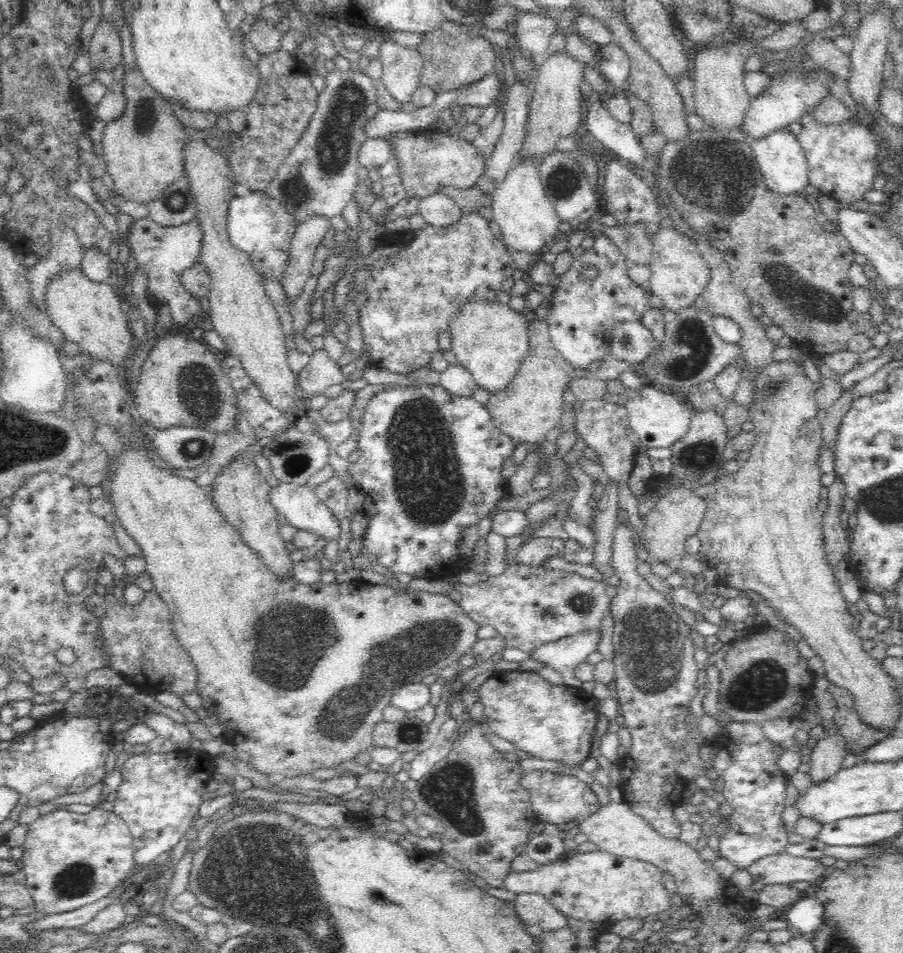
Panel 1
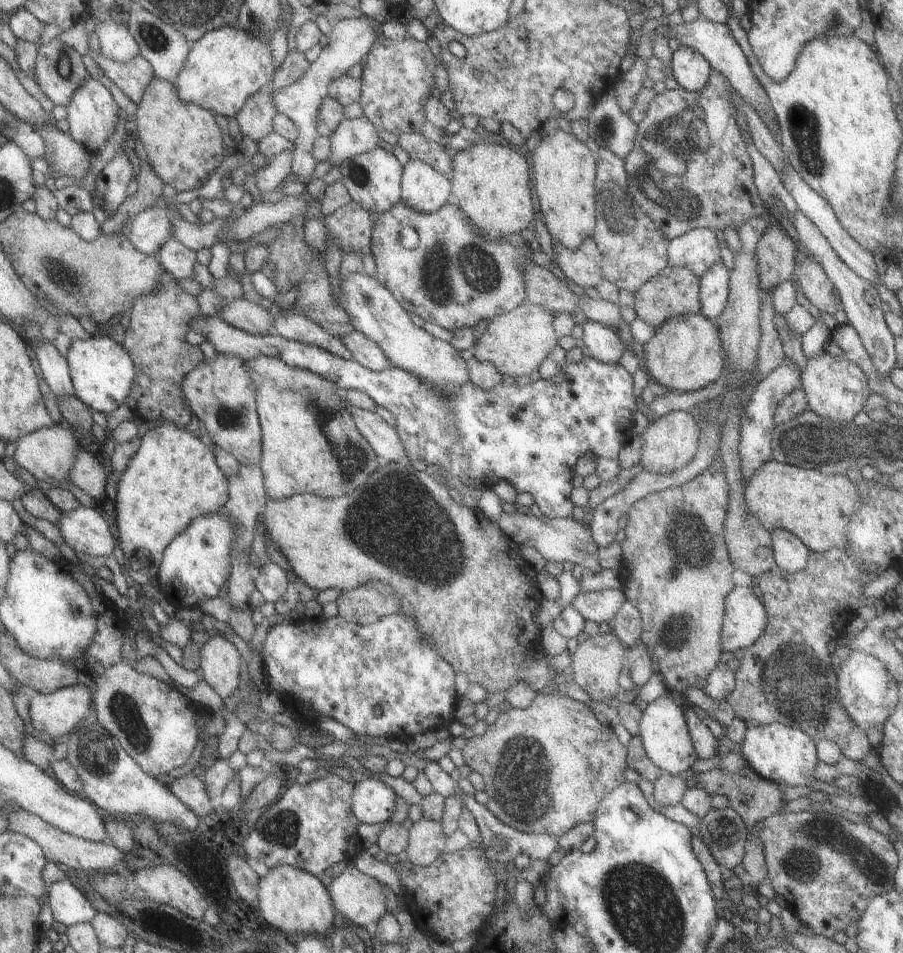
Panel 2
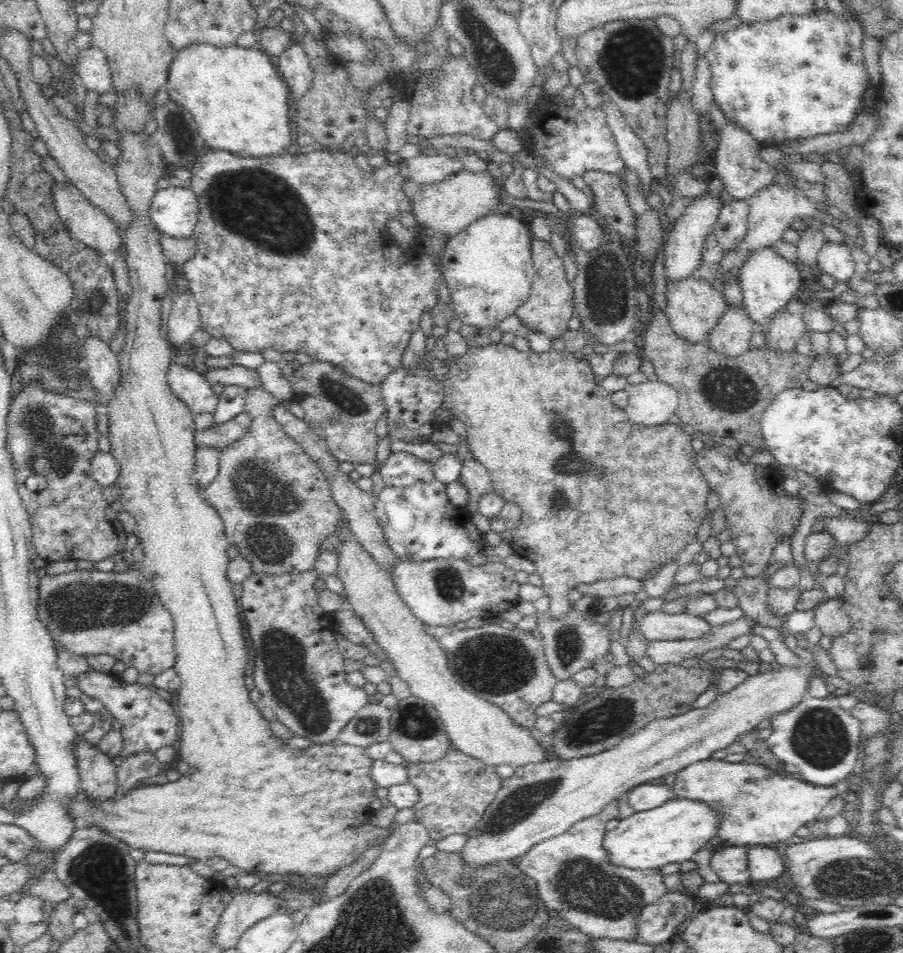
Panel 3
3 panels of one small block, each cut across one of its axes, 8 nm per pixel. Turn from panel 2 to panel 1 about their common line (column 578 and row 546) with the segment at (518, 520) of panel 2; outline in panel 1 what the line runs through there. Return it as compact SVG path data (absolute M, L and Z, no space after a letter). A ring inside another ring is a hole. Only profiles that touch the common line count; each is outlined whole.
M534 537L523 542L515 560L518 564L542 567L545 560L552 556L563 556L565 542L552 537Z

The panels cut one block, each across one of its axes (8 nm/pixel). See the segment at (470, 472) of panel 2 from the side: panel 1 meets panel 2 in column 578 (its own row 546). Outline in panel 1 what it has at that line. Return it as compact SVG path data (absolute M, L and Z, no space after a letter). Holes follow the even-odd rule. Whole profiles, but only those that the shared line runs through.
M422 384L417 387L395 386L392 390L376 393L369 400L361 418L363 421L358 430L359 441L356 450L351 452L346 459L347 468L354 480L355 487L364 495L362 512L368 516L368 525L362 538L359 556L366 558L370 564L384 566L392 573L410 574L412 578L445 577L456 573L458 568L463 568L463 558L459 556L461 534L470 526L477 526L484 516L496 508L508 491L508 480L502 475L502 466L510 456L513 456L512 439L502 434L494 426L493 418L489 415L487 407L478 402L475 397L452 395L439 384Z

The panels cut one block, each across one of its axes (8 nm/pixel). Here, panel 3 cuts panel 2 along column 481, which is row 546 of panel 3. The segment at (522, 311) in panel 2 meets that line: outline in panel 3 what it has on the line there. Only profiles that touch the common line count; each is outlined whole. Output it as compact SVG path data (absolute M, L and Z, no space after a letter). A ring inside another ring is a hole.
M345 516L334 535L340 538L338 546L332 549L338 554L336 573L344 585L347 602L390 658L396 674L410 686L410 693L434 706L454 748L492 767L506 764L516 770L526 764L548 762L545 749L532 738L530 730L520 727L504 710L463 689L457 682L440 643L426 633L425 624L401 599L391 575L356 540Z

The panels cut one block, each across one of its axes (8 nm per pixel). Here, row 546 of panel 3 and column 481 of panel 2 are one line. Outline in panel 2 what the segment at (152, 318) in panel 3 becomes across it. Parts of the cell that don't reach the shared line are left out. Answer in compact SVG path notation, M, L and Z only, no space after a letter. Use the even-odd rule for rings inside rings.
M475 142L453 155L450 172L451 199L465 216L485 233L496 232L502 237L522 232L532 225L537 211L530 184L531 166L509 146Z

